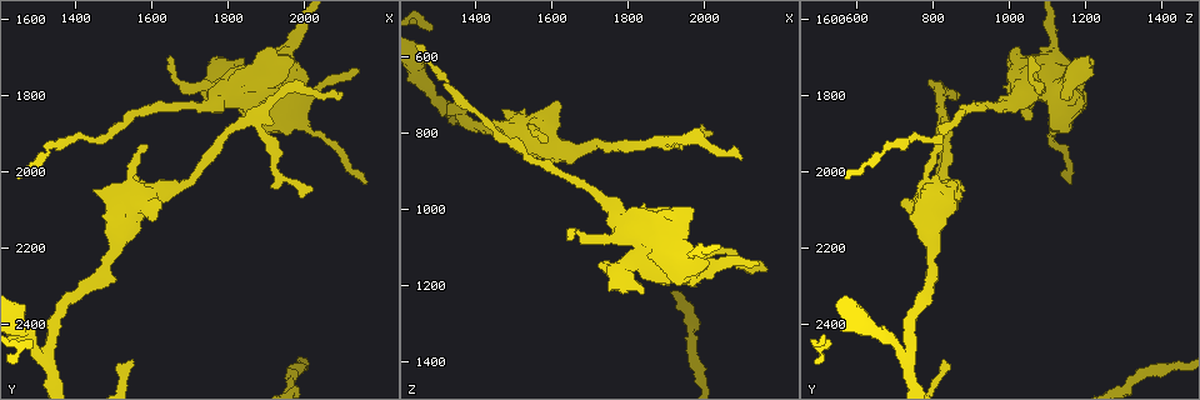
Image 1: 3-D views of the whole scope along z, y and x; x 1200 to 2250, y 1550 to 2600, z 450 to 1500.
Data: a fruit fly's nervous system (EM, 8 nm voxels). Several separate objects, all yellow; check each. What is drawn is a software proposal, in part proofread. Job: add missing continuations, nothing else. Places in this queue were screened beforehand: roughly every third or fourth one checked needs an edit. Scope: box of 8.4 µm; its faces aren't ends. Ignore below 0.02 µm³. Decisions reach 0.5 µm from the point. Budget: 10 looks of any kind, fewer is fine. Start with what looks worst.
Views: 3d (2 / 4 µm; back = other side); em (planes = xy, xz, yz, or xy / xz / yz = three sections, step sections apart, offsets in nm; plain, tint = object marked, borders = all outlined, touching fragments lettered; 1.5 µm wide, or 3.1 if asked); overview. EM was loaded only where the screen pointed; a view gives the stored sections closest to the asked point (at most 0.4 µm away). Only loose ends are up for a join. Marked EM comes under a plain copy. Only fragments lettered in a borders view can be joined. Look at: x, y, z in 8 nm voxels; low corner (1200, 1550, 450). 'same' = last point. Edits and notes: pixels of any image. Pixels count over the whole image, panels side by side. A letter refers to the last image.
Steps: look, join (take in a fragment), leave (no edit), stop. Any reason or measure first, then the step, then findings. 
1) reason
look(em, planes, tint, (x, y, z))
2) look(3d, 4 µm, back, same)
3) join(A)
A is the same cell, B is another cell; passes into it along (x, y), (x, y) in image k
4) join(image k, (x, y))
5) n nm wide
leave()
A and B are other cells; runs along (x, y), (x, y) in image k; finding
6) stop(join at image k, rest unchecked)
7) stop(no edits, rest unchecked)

thin end
look(em, planes, tint, (2095, 1795, 865))

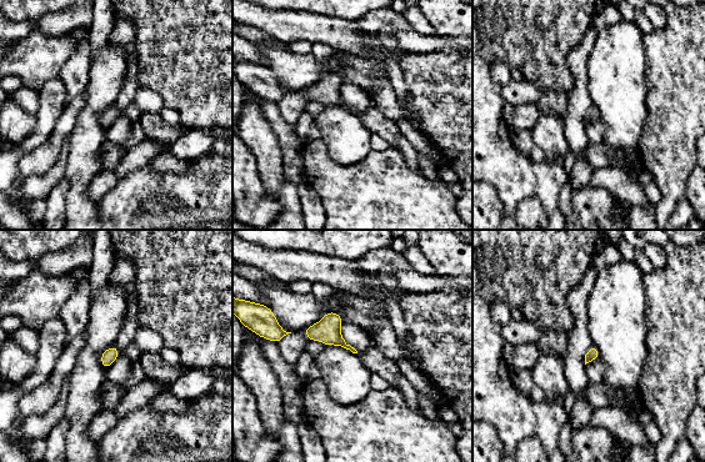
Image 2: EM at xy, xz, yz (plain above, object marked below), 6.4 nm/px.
what lies round it
look(em, planes, borders, same)

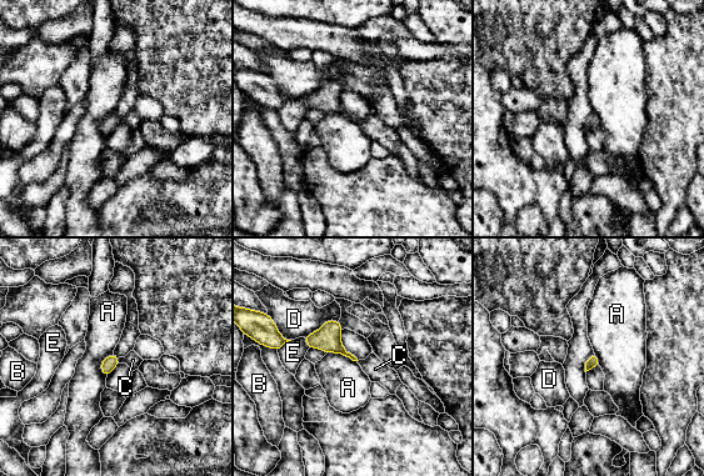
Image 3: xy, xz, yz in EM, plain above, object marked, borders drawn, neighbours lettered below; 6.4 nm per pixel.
join(C)
C is the same cell, A, B, D and E are other cells; the neuron continues

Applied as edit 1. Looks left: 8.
look(overview)

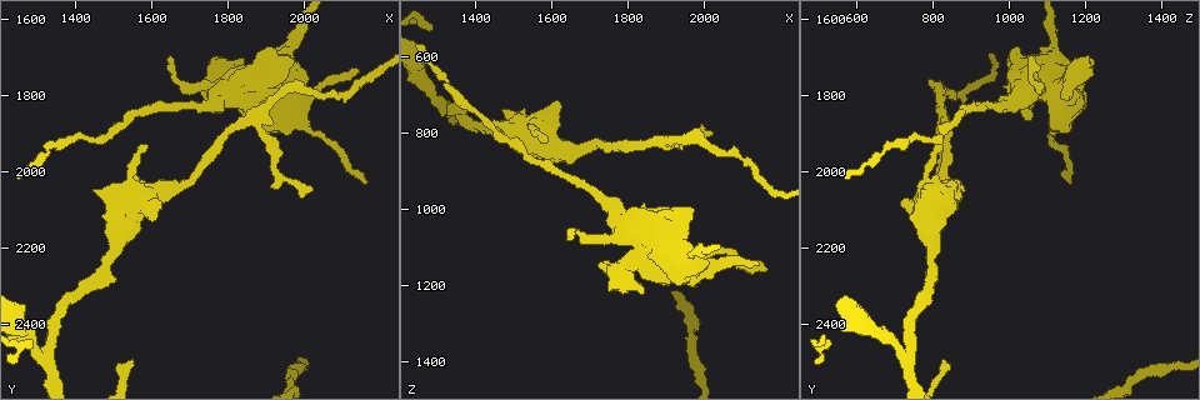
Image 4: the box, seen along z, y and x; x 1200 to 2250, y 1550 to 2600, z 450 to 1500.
free end
look(3d, 4 µm, (2165, 2025, 1155))

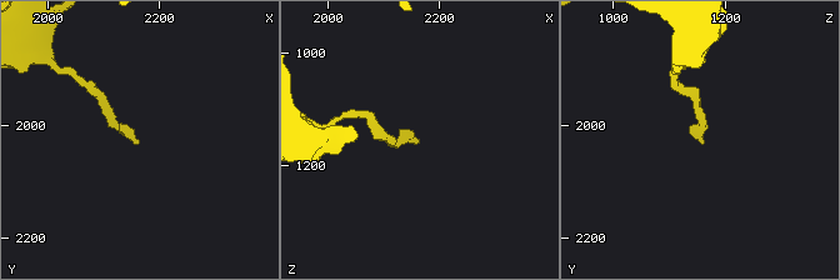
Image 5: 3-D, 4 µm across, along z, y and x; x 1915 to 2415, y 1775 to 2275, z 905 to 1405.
shape alone is not enough
look(em, yz, step 8, borders, (2165, 2035, 1160))

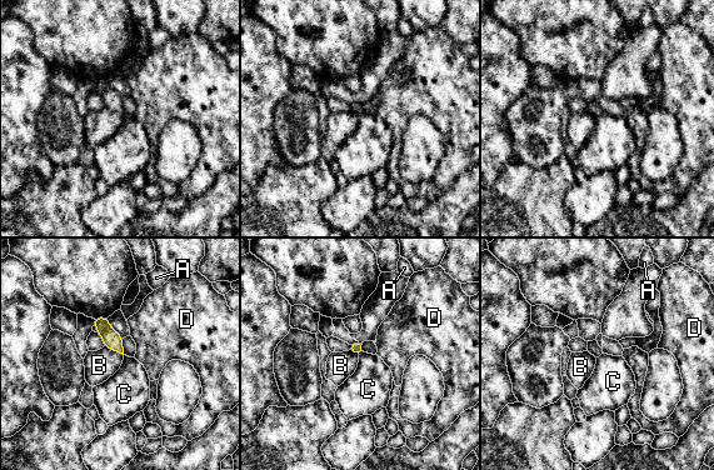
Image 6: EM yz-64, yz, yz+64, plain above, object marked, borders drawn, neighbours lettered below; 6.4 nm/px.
cut it another way
look(em, planes, borders, same)

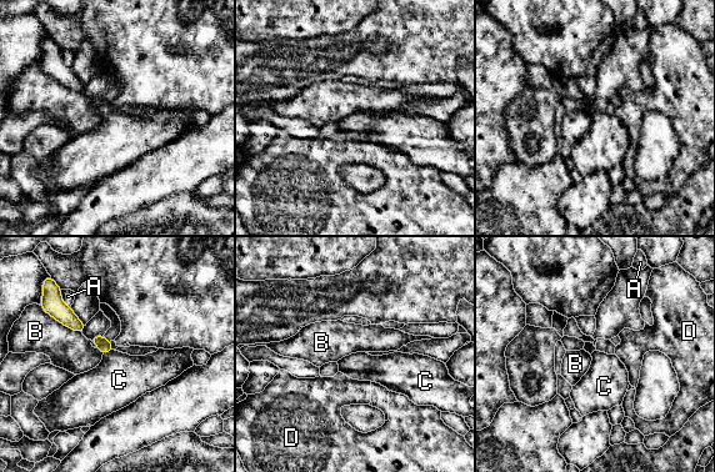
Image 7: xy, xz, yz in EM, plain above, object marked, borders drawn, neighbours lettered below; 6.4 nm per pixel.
leave()
A, B, C and D are other cells; border along (114, 350), (106, 351), (103, 355) in image 7; none of them fits

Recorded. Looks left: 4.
look(em, planes, borders, (2140, 1730, 1135))

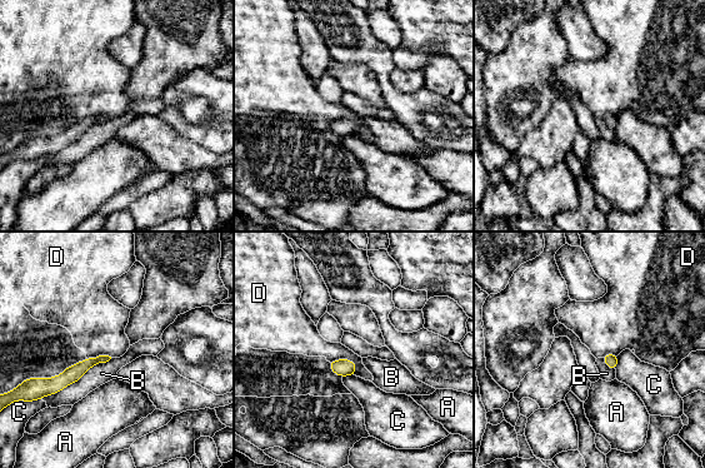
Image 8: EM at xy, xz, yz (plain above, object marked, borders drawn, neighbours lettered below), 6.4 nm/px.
leave()
A, B, C and D are other cells; border along (329, 361), (350, 359), (356, 372) in image 8; none of them fits

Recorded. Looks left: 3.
tapers out
look(3d, 2 µm, (1645, 1700, 1055))

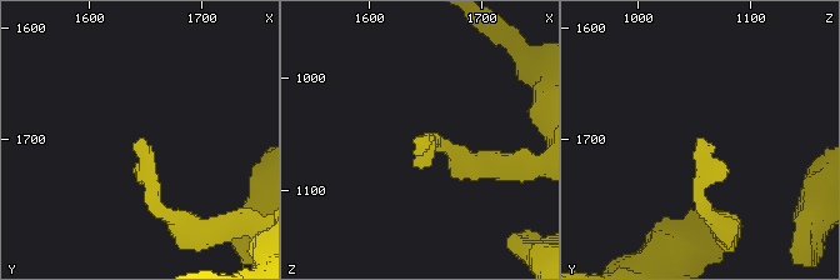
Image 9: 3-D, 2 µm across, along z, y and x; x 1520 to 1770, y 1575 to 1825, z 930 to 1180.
look(em, yz, step 8, tint, (1648, 1698, 1054))

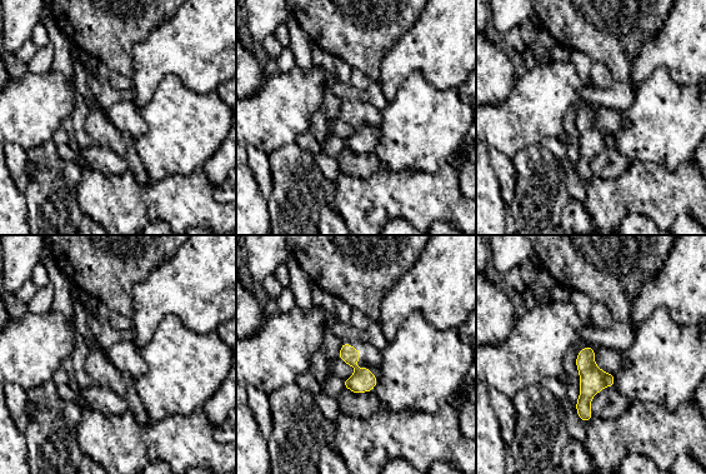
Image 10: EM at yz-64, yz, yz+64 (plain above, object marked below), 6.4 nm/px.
what lies round it
look(em, yz, step 8, borders, same)

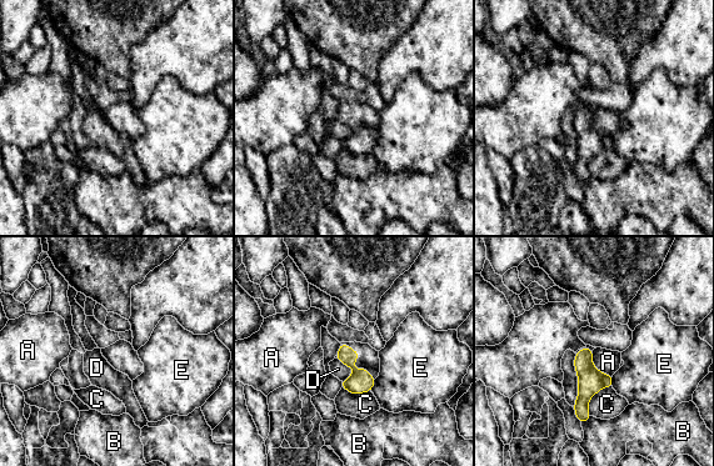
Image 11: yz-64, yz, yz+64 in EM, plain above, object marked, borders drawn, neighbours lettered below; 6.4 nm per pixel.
leave()
A, B, C, D and E are other cells; no lettered fragment goes on from it

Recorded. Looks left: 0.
stop(join at image 3, rest unchecked)

